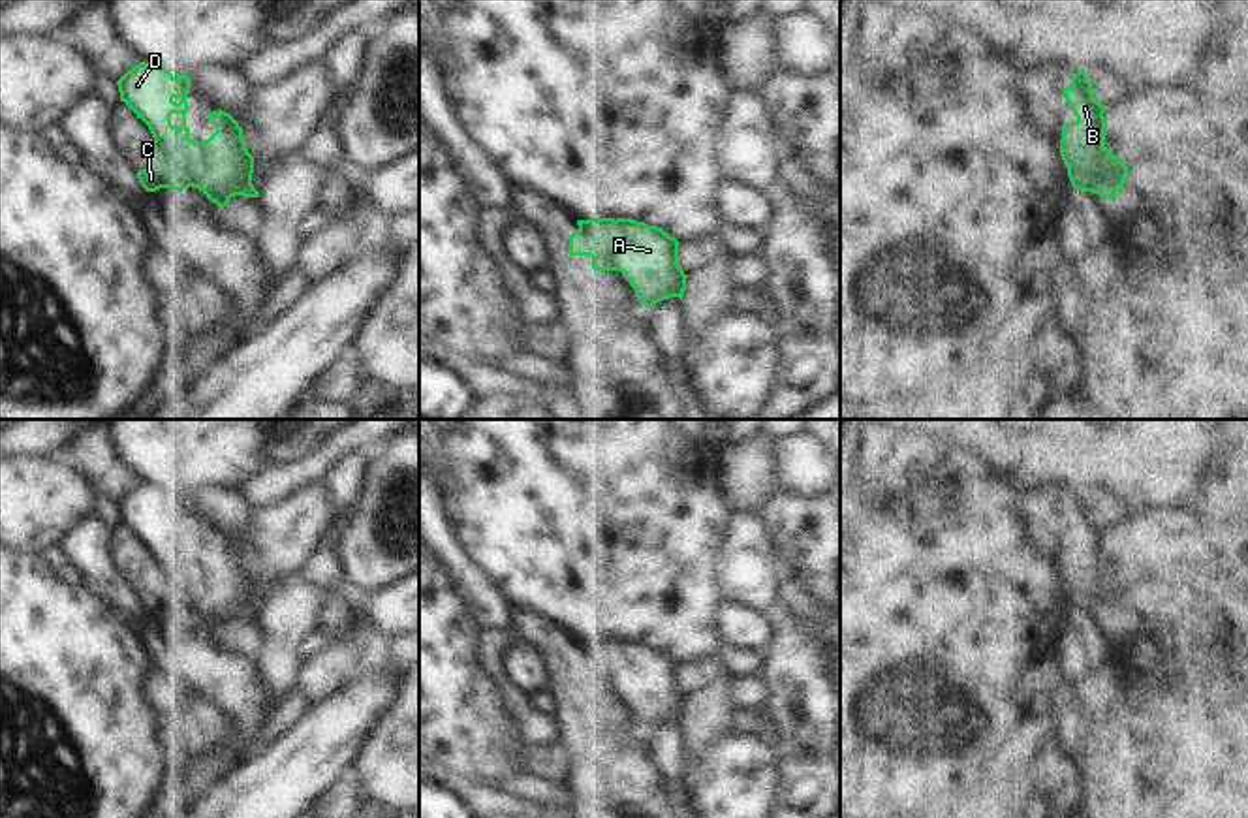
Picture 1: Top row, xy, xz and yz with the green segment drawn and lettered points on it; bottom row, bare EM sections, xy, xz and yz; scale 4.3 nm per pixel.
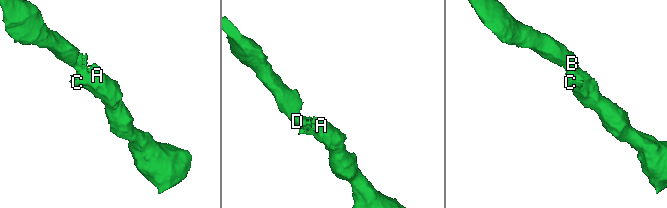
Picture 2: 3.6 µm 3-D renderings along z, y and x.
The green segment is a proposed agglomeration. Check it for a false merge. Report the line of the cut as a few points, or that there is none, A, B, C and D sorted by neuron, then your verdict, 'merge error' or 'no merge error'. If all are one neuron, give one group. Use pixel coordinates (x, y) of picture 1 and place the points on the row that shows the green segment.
cut in xy along (155, 140), (177, 160), (185, 155), (188, 158), (192, 185); A B D / C; merge error

